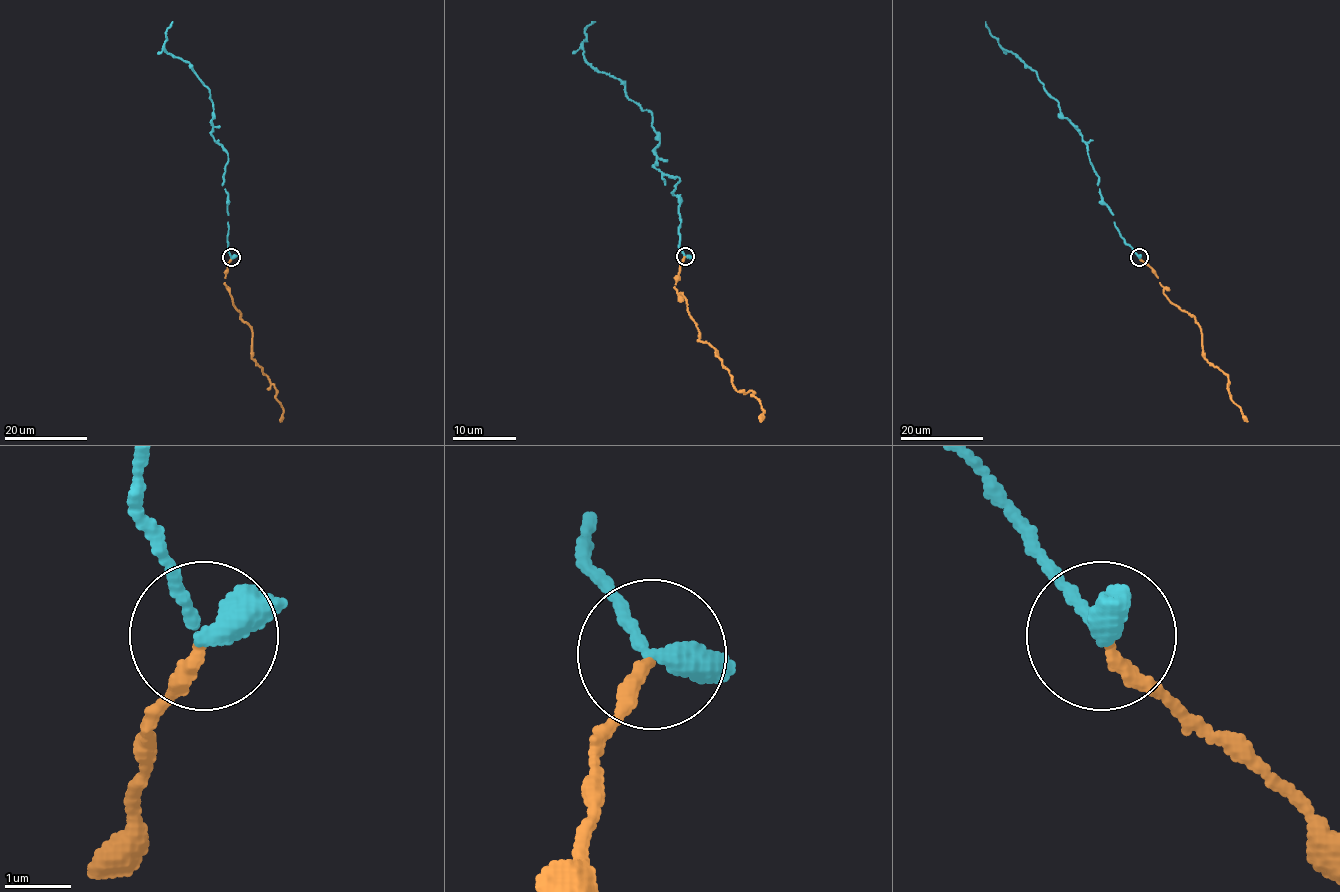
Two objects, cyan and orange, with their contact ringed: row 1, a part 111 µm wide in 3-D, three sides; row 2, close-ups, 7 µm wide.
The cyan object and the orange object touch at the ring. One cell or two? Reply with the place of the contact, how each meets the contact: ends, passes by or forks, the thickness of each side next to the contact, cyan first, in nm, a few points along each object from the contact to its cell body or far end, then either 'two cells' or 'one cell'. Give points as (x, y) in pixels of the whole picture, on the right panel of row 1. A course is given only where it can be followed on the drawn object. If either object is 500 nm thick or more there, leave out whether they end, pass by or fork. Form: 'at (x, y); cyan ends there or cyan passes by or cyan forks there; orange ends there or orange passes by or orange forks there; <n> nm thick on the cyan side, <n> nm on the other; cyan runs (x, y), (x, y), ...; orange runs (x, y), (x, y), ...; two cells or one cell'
at (1139, 257); cyan passes by; orange ends there; 320 nm thick on the cyan side, 200 nm on the other; cyan runs (1139, 258), (1103, 200), (1080, 131), (1036, 72), (999, 45), (986, 22); orange runs (1140, 258), (1152, 269), (1167, 298), (1195, 318), (1202, 332), (1203, 356), (1228, 375), (1230, 398), (1247, 421); one cell

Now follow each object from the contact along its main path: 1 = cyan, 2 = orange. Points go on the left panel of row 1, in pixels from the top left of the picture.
1: (232, 258), (222, 185), (227, 153), (211, 131), (210, 91), (188, 62), (164, 50), (173, 22)
2: (232, 258), (224, 285), (233, 304), (252, 332), (252, 356), (274, 385), (275, 398), (283, 409), (280, 421)

